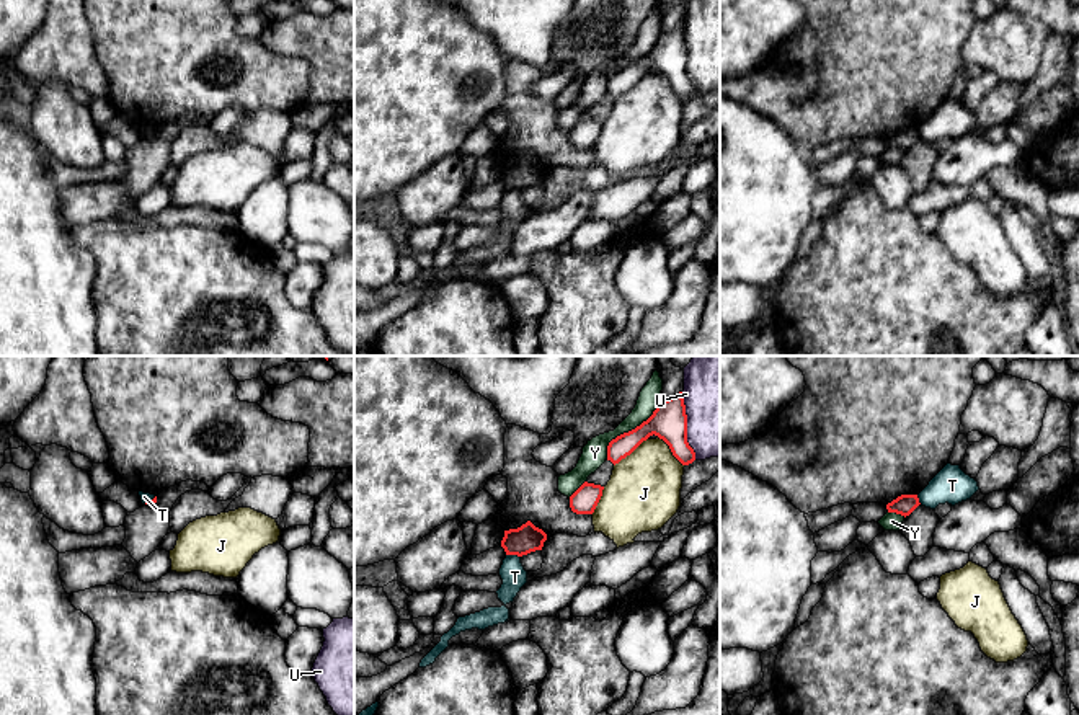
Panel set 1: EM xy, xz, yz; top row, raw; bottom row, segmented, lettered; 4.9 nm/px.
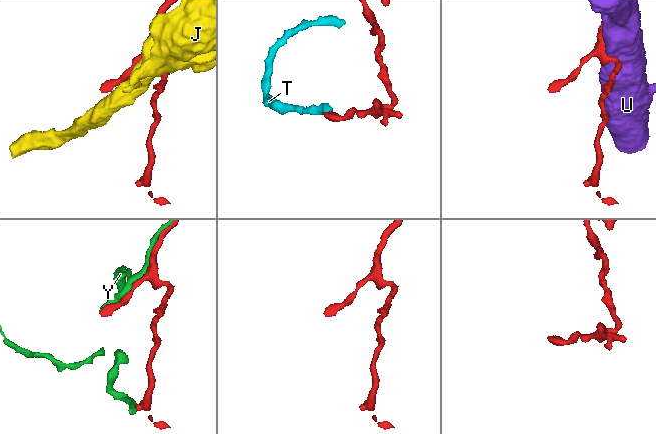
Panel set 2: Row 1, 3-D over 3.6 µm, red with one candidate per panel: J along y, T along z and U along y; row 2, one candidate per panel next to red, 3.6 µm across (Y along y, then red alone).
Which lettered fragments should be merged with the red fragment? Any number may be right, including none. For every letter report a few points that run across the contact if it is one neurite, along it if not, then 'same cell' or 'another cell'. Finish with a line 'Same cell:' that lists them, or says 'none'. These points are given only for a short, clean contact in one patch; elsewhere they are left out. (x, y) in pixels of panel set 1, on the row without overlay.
J: another cell
T: xz (506, 188), (519, 191) | another cell
U: another cell
Y: another cell
Same cell: none

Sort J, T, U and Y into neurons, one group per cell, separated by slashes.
J / T / U / Y

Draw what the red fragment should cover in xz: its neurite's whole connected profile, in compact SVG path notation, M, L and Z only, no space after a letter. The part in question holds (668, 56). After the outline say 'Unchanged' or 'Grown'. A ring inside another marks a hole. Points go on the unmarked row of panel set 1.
M682 26L668 34L661 34L646 56L612 73L607 80L607 95L614 100L619 98L653 69L669 80L673 90L682 100L695 95L695 87L687 77L687 49Z. Unchanged

